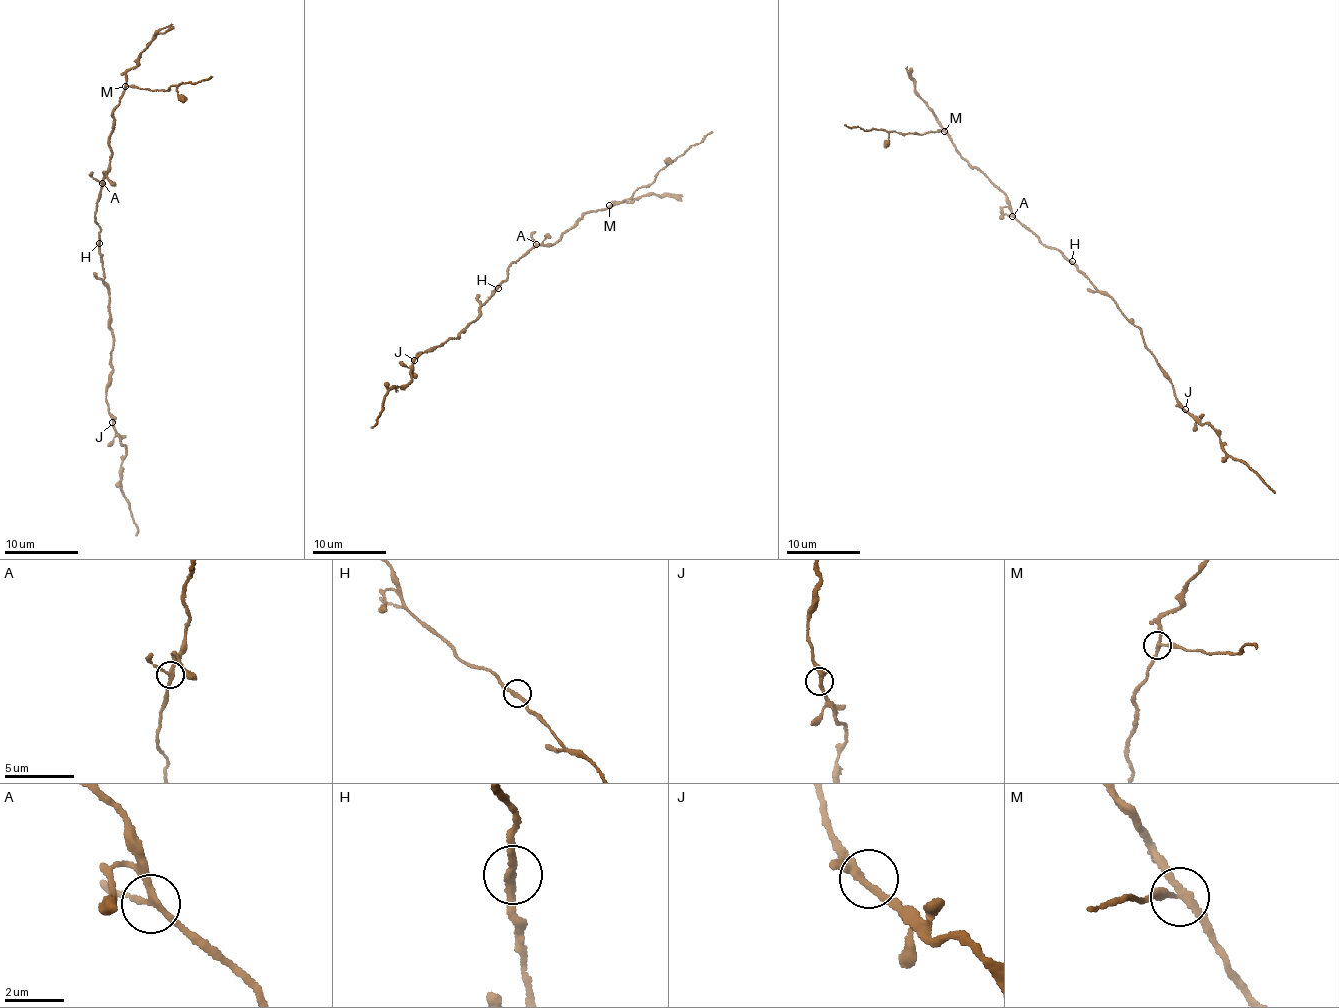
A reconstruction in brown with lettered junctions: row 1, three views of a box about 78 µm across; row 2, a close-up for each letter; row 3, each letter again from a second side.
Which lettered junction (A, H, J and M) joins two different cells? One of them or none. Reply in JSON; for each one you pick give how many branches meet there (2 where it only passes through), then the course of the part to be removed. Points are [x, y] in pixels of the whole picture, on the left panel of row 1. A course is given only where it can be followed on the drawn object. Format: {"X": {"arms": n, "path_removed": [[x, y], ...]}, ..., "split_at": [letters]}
{"M": {"arms": 3, "path_removed": [[125, 86], [166, 90], [172, 85], [195, 84], [212, 76]]}, "split_at": ["M"]}

